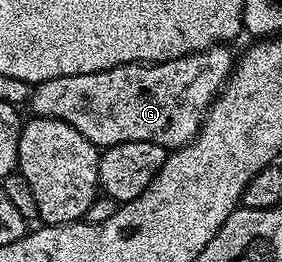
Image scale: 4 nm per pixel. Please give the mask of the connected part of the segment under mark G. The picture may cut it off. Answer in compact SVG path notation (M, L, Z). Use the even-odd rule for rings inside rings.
M218 45L162 63L124 63L110 71L55 77L32 88L27 107L38 119L67 121L98 149L127 141L151 141L166 149L186 147L233 72L235 55L229 50Z

